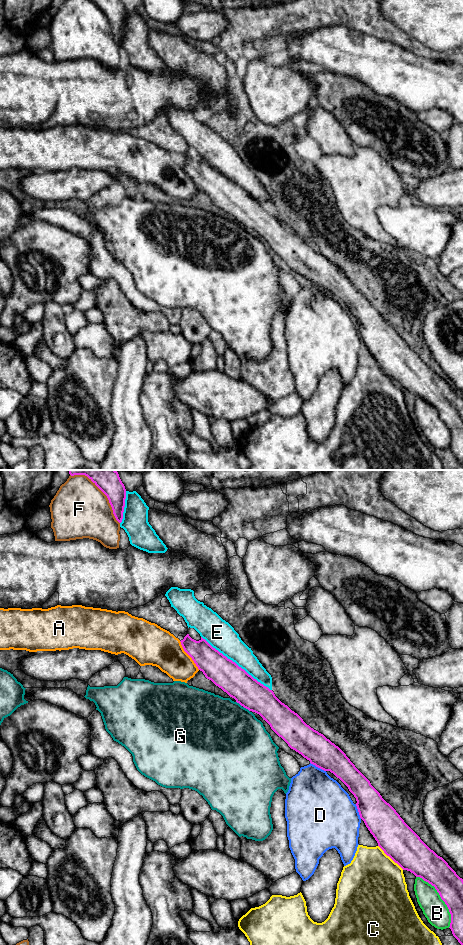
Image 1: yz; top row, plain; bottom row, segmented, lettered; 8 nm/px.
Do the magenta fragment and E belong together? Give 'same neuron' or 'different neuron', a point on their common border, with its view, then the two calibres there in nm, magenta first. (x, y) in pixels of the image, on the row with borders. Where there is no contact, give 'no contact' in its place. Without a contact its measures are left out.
same neuron; meets magenta in yz at (235, 663); 240 nm thick on the magenta side, 220 nm on the other

